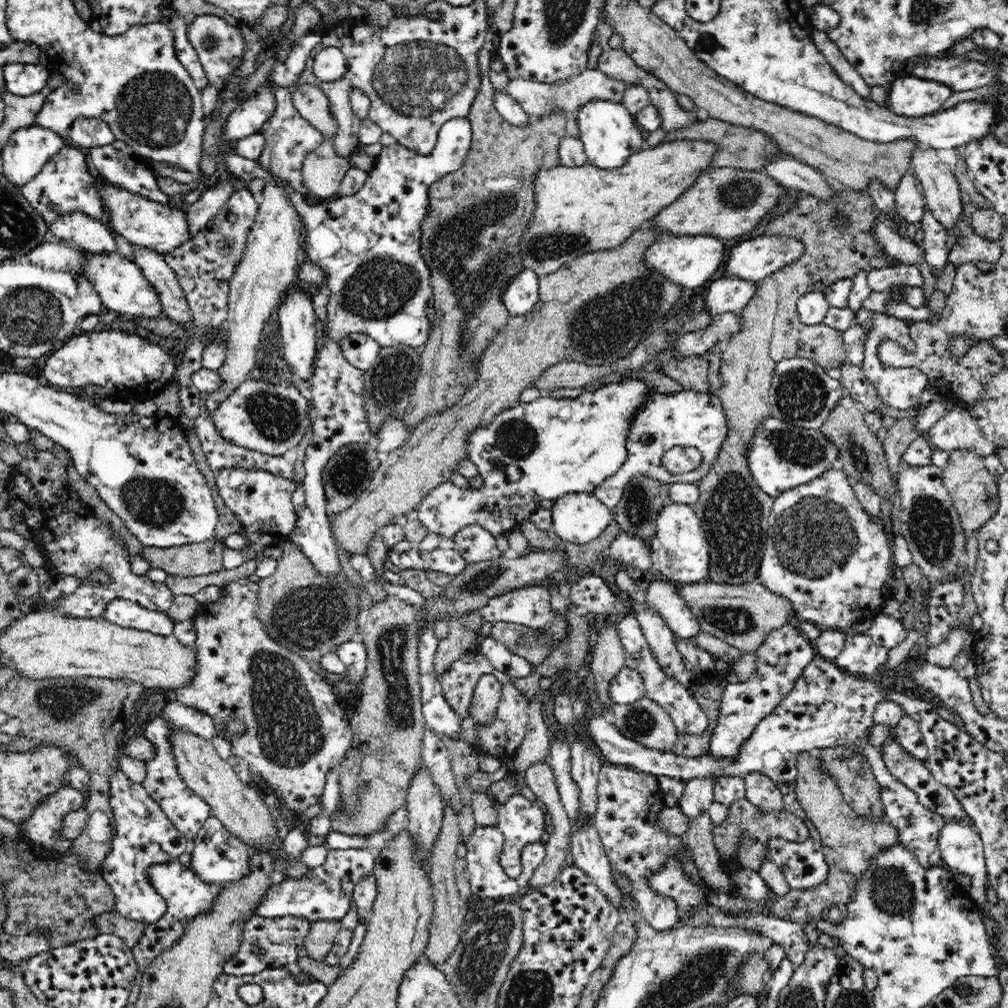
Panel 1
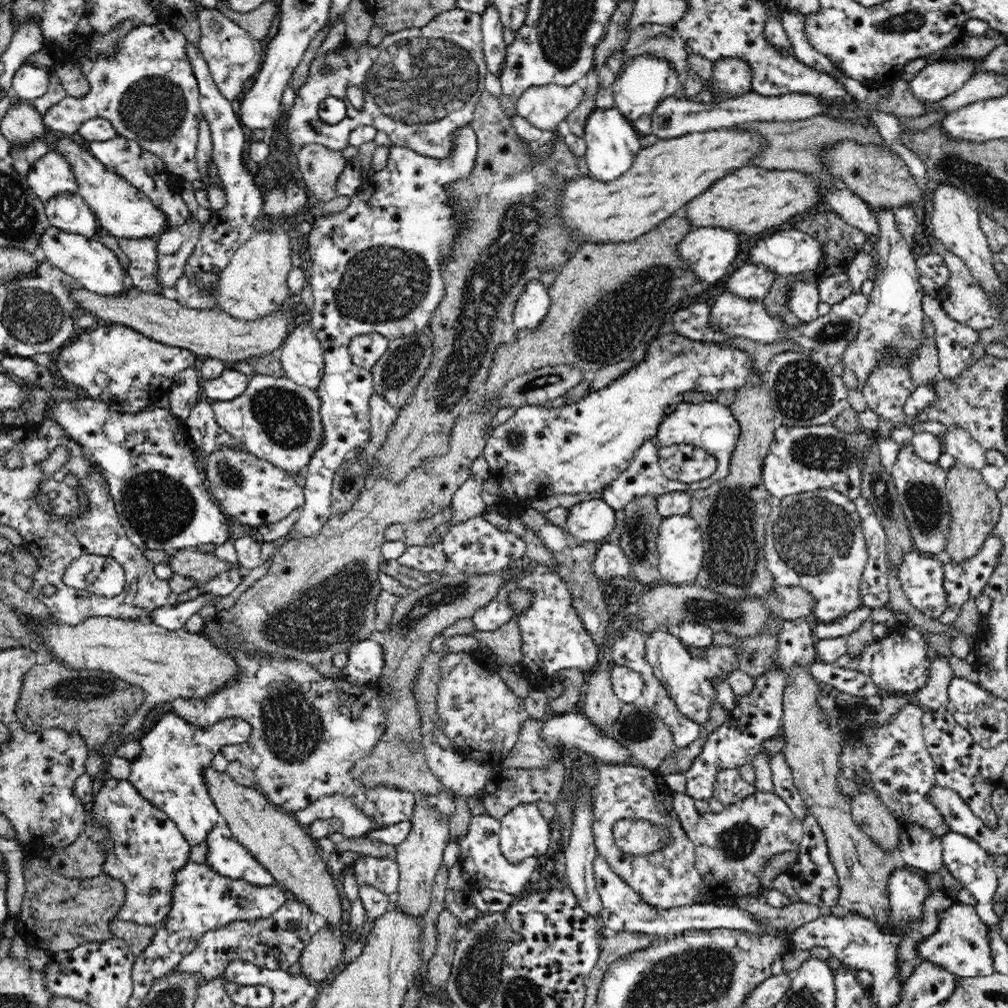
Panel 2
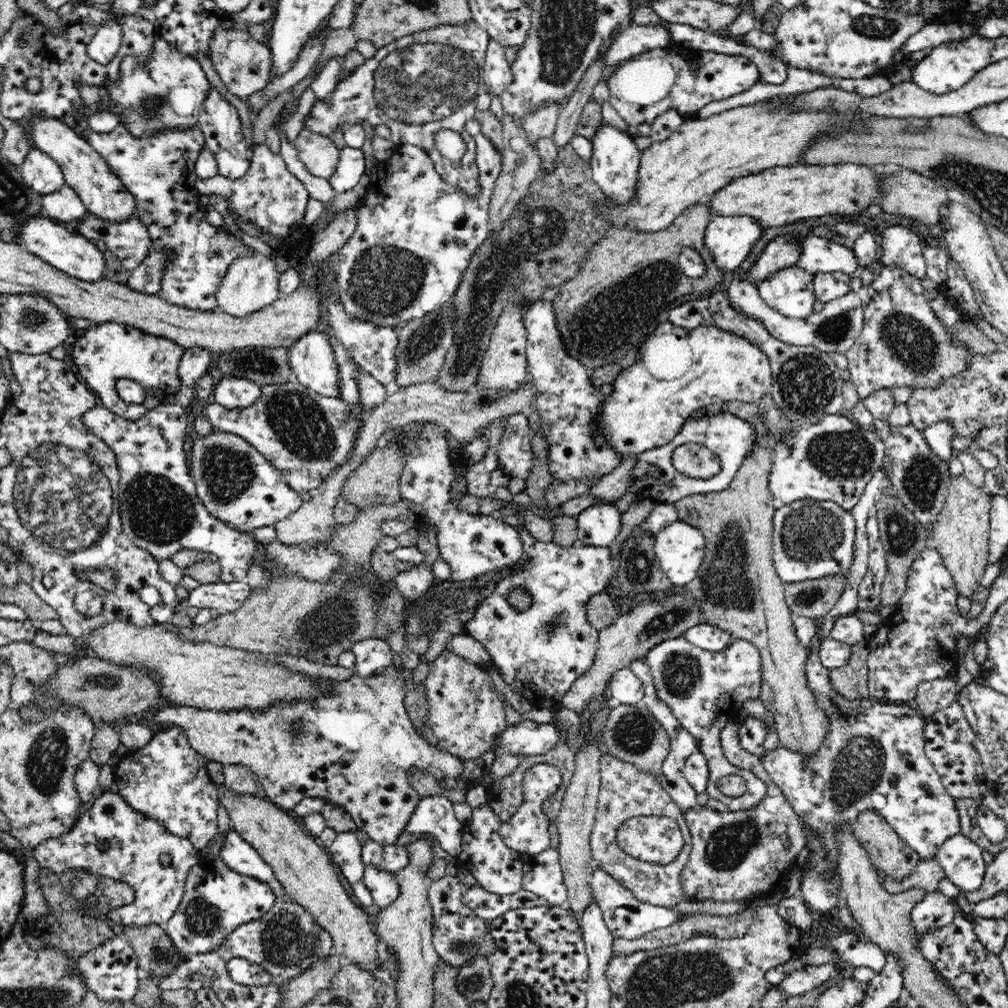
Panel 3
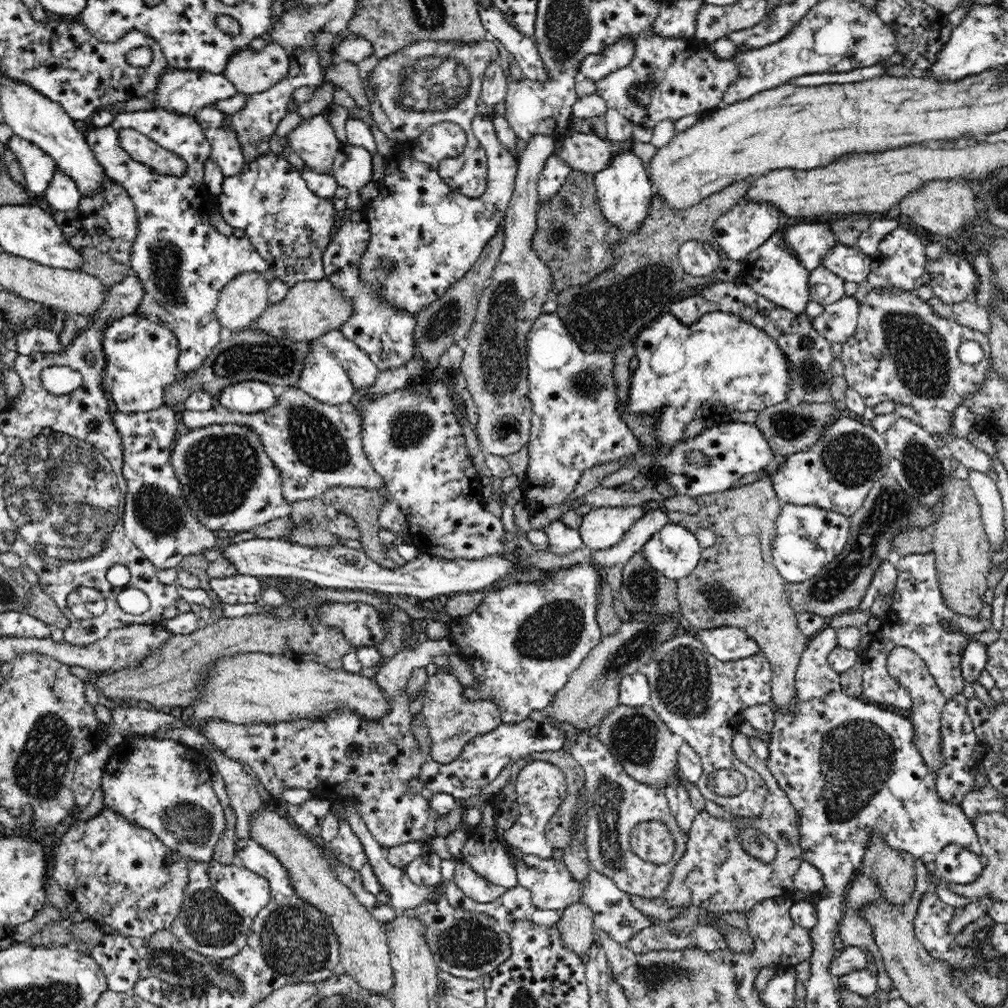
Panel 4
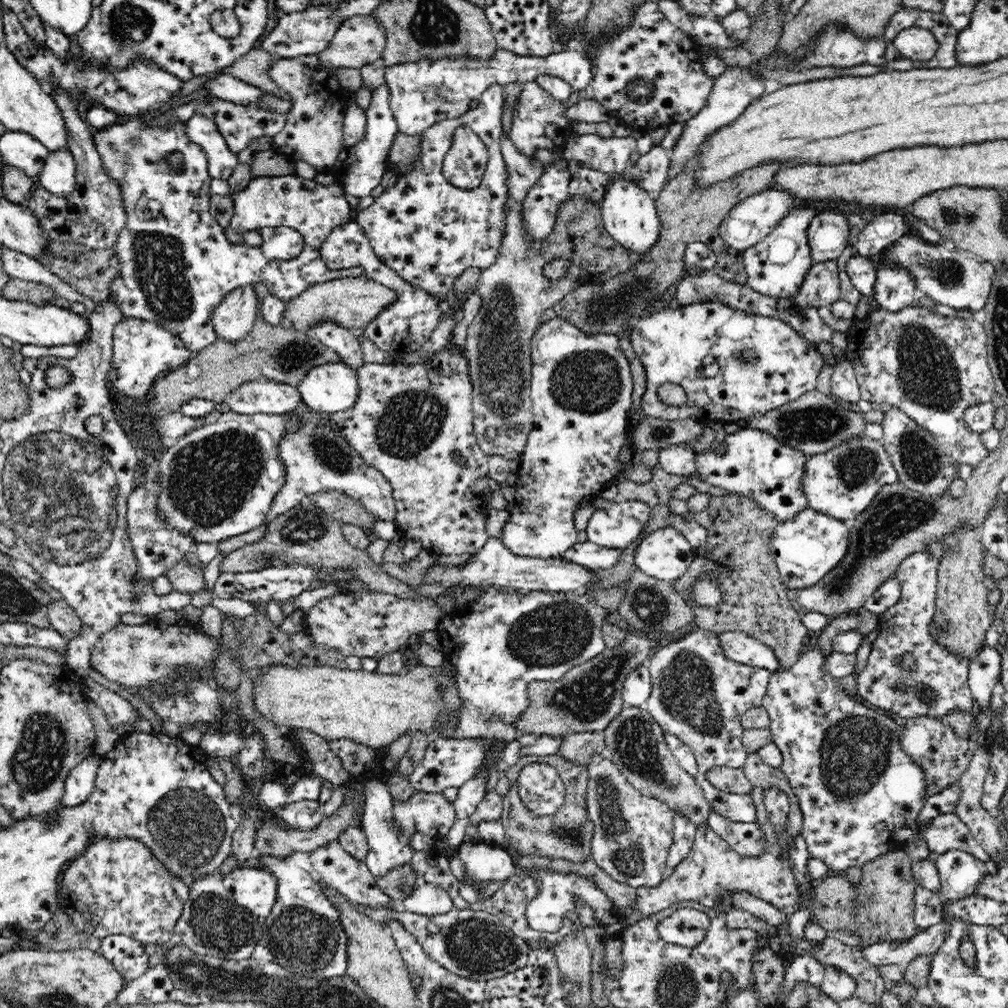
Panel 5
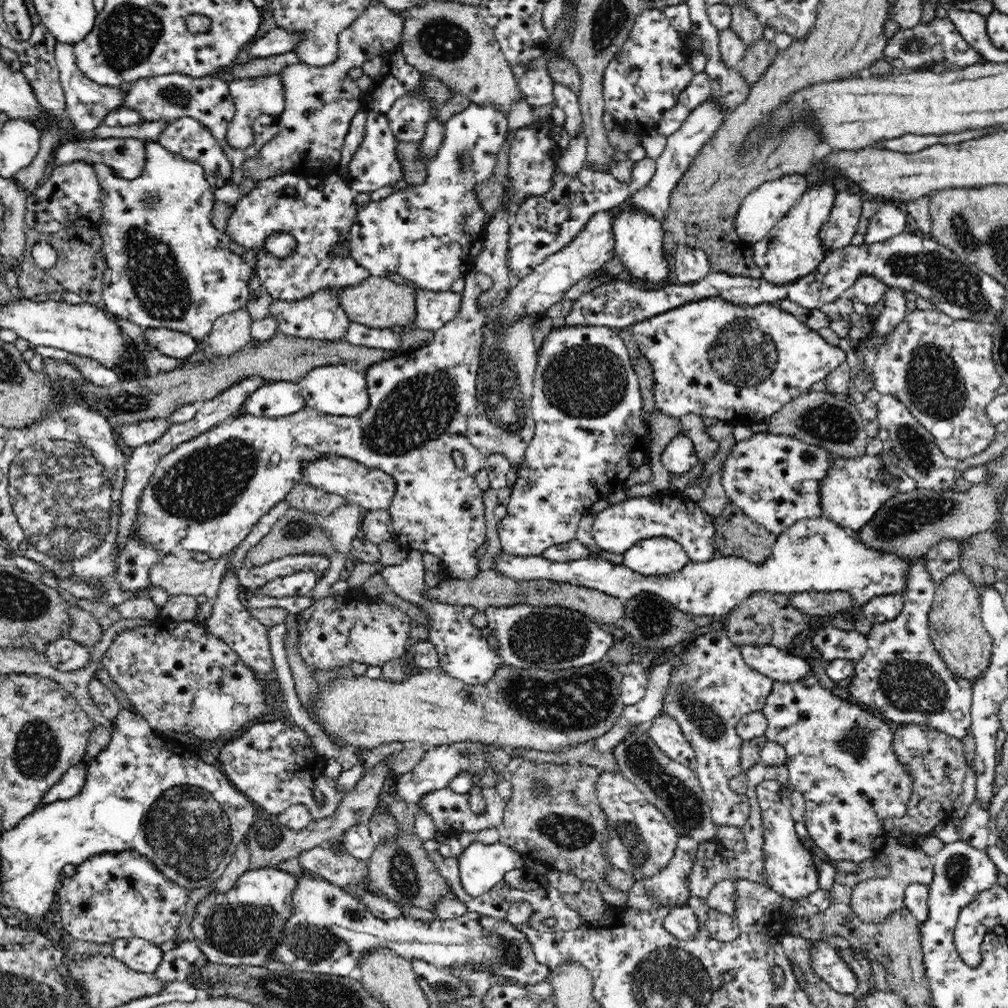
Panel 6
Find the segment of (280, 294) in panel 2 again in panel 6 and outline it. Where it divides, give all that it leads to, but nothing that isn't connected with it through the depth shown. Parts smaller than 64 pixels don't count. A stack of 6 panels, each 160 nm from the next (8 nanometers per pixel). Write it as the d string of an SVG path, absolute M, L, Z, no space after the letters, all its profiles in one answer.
M246 307L218 317L202 345L214 357L230 357L251 341L252 323Z

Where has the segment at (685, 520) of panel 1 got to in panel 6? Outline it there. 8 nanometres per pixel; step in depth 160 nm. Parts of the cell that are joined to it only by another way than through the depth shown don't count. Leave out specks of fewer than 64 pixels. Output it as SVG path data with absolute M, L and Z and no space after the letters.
M652 537L638 541L626 551L623 566L634 573L652 577L673 574L690 562L678 542L668 537Z

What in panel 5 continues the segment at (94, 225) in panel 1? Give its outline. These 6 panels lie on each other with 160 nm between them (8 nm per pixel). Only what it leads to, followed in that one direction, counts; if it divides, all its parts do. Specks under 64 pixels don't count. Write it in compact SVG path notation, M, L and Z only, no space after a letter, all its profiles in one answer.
M69 149L52 152L41 170L41 186L54 194L66 195L74 187L74 160Z

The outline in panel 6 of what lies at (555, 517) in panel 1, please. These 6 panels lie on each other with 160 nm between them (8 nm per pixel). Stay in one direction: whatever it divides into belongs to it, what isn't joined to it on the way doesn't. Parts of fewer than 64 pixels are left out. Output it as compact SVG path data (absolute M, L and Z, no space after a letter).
M662 493L660 498L628 497L622 502L610 504L609 507L595 514L592 534L599 549L614 554L624 555L638 541L652 537L668 537L678 542L687 552L690 561L707 562L717 554L716 523L702 512L695 501L678 494Z

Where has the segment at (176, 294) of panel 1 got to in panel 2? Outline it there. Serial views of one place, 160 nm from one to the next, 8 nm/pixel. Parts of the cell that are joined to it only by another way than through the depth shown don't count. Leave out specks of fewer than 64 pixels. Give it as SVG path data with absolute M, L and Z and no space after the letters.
M142 235L139 238L117 238L118 245L130 258L126 274L130 284L142 291L152 291L159 294L162 288L158 286L156 273L157 239L153 235Z

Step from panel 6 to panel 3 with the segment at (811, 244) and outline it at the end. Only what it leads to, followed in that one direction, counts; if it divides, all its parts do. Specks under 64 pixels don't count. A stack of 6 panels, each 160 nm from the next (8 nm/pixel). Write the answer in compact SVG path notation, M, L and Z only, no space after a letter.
M794 264L756 281L755 288L770 308L788 318L804 319L814 312L814 275Z

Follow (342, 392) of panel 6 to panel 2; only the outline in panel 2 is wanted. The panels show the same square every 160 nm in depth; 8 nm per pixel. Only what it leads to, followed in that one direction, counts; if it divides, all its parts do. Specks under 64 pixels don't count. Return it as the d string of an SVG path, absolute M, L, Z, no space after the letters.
M307 319L298 320L278 351L285 376L316 390L325 374L325 352Z

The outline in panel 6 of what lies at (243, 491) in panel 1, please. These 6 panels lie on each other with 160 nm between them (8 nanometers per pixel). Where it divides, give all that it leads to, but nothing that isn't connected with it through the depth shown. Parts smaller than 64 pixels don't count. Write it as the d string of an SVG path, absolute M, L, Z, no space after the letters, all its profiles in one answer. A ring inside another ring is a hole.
M613 210L595 213L578 236L562 250L547 256L528 276L515 280L500 299L483 311L477 306L478 297L483 291L475 280L478 272L472 267L464 276L460 310L450 322L435 332L430 342L416 348L411 354L402 352L392 359L377 362L364 372L369 389L369 406L356 417L339 417L310 407L278 418L242 412L231 421L220 423L178 445L160 459L140 495L133 523L133 534L139 544L158 552L160 557L186 550L191 554L204 552L211 561L218 561L239 546L260 520L260 516L264 516L291 493L291 488L304 477L304 468L308 464L314 464L320 458L338 456L386 471L386 474L394 477L397 493L388 511L393 520L392 537L402 550L434 554L442 563L443 570L454 581L473 581L481 572L480 560L475 558L476 549L486 540L483 491L476 484L475 474L486 468L487 456L470 445L466 430L469 429L469 417L477 407L477 372L485 348L485 324L500 321L507 327L524 315L544 314L550 306L564 299L566 291L579 280L607 267L615 255L613 222L616 218L617 212ZM453 450L463 454L463 469L458 469L452 460Z

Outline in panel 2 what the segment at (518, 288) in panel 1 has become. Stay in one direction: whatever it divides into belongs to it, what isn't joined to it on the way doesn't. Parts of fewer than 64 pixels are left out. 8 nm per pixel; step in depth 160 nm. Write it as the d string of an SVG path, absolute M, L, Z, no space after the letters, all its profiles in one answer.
M532 280L518 300L513 312L513 322L518 331L532 332L540 326L547 315L551 300L548 289L540 280Z

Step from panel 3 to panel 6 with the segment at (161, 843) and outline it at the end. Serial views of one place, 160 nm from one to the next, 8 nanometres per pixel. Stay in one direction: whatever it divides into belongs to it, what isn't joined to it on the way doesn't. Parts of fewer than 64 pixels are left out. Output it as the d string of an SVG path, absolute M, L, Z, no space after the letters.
M129 850L122 853L100 853L88 858L82 862L82 864L76 865L76 872L73 876L62 876L60 879L60 885L56 890L58 895L58 912L60 912L61 920L63 922L63 928L66 932L80 940L93 942L95 944L106 945L112 944L112 942L121 938L138 937L149 940L155 945L161 945L166 940L174 939L174 935L178 932L178 927L182 924L182 918L186 914L186 904L188 904L188 889L182 888L182 886L168 880L154 864L152 864L145 856L140 853L136 853L135 850Z

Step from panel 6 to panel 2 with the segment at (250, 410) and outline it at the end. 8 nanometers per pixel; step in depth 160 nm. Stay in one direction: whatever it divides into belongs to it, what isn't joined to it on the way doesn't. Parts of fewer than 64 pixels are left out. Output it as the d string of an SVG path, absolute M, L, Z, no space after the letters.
M234 368L225 369L220 376L201 380L202 393L208 401L225 401L236 398L248 386L250 377Z

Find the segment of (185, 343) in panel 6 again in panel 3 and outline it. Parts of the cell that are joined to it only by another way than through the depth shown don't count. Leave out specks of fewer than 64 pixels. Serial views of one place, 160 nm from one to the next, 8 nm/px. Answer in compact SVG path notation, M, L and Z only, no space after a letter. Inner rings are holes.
M105 322L87 329L72 346L72 356L76 373L104 407L114 411L122 418L137 419L150 409L164 404L169 394L181 388L179 362L182 359L183 346L162 335L150 334L140 327L125 323ZM120 378L130 378L144 387L145 401L141 405L125 403L116 391L116 382Z

